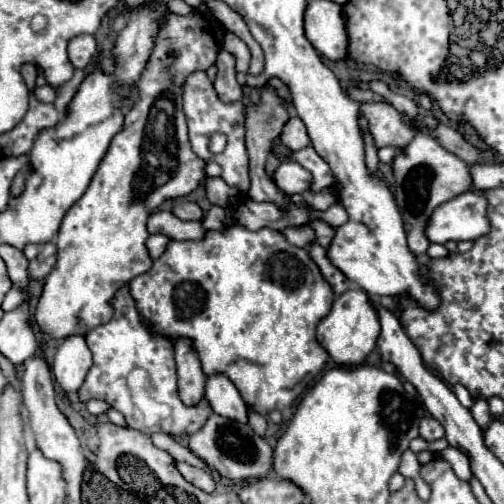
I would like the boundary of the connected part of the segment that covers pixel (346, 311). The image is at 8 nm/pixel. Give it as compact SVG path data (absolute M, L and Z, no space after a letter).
M351 289L351 291L345 291L343 295L339 295L333 301L329 315L317 325L319 345L331 355L331 359L337 365L345 365L345 367L363 365L365 359L369 357L369 353L375 349L379 333L381 333L381 327L379 327L377 311L373 309L369 295L361 289Z

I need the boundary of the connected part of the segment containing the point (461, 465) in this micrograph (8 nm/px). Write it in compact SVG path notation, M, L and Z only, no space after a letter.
M447 447L447 449L443 449L443 451L439 453L439 457L445 459L445 461L451 465L451 469L455 471L455 475L457 475L459 479L471 481L473 473L471 473L471 467L469 467L469 459L467 459L467 455L465 455L463 451L459 451L459 449L455 449L455 447Z

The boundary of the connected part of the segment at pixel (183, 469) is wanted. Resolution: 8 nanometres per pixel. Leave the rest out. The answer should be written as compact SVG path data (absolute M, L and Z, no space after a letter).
M177 463L177 469L179 469L179 473L181 473L189 483L193 483L195 487L203 489L205 493L215 493L215 479L213 479L213 475L207 473L205 469L197 469L197 467L189 465L189 463Z

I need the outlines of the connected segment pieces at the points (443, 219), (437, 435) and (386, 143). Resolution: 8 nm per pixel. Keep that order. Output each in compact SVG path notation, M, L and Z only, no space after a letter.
M467 191L439 205L425 223L425 235L431 243L475 241L489 231L485 197Z
M423 417L421 423L419 423L419 435L427 441L433 441L433 439L441 439L445 437L445 431L443 431L443 425L433 419L433 417Z
M361 103L359 115L367 119L367 133L375 139L375 147L405 147L415 131L401 121L401 113L389 103Z

